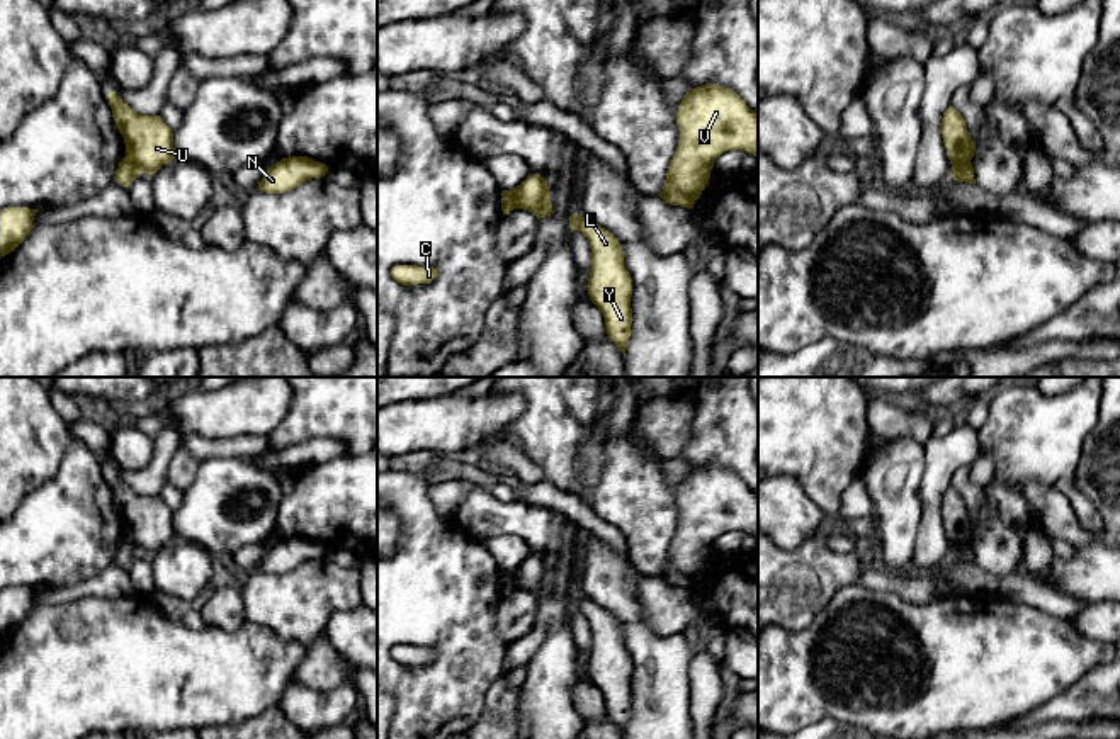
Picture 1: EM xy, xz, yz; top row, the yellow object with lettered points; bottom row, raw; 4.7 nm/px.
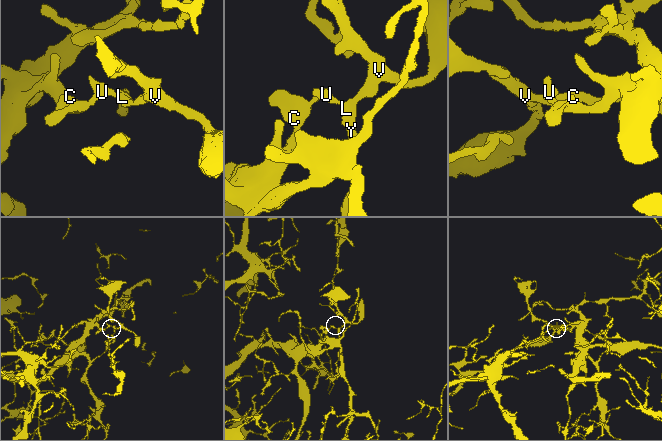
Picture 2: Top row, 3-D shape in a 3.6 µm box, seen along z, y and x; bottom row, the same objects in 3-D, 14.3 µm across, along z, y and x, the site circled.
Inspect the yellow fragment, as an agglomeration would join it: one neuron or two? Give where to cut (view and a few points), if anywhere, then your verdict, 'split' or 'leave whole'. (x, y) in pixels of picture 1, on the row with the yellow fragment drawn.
xy (124, 157), (140, 172) | split

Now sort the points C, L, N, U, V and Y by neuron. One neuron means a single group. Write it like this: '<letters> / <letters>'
C / L N U V Y

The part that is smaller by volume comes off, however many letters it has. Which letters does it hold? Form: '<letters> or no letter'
L, N, U, V, Y

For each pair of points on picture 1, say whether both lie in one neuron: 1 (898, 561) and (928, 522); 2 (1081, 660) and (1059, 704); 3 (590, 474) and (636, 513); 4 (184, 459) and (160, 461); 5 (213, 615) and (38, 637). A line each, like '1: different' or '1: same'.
1: different
2: different
3: different
4: different
5: different

